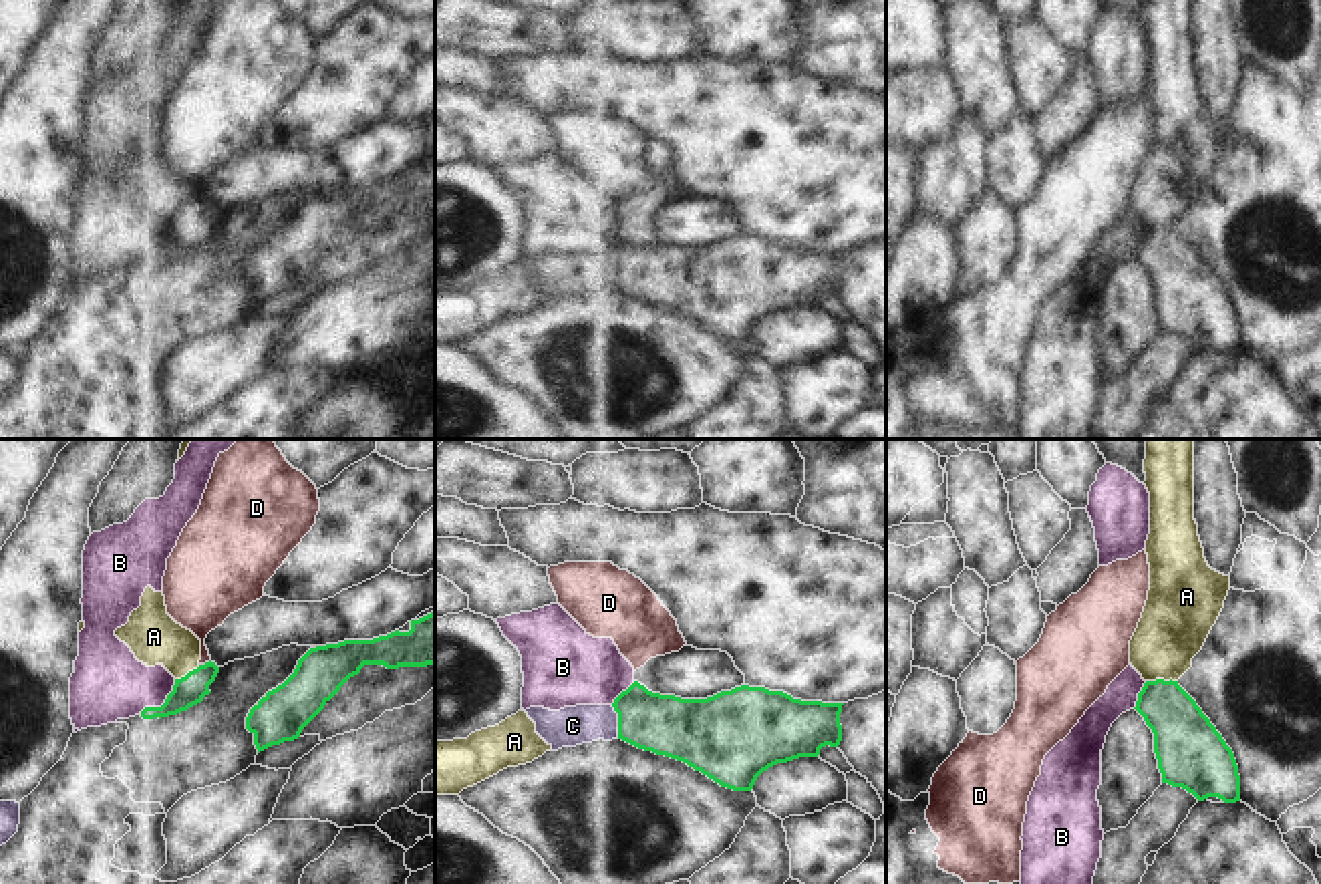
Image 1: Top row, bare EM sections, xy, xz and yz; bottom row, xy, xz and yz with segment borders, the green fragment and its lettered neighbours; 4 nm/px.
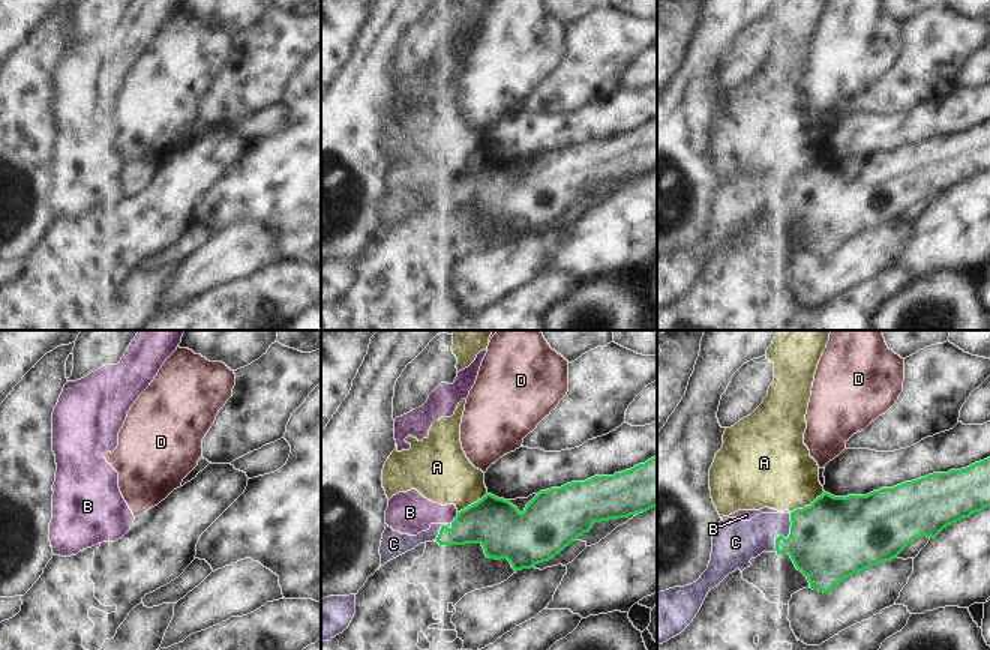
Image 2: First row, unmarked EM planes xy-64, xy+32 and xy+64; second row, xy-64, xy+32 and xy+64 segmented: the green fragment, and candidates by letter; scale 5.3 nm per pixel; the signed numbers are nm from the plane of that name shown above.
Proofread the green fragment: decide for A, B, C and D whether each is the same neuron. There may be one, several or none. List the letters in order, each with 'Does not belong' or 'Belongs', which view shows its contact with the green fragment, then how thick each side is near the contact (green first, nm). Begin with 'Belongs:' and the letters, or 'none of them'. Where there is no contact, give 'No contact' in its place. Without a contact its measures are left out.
Belongs: C
A: Does not belong. Touches green in yz. Thickness 240 nm (green) against 280 nm
B: Does not belong. Touches green in xy. Thickness 120 nm (green) against 300 nm
C: Belongs. Touches green in xz. Thickness 240 nm (green) against 160 nm
D: Does not belong. Touches green in xy. Thickness 120 nm (green) against 240 nm

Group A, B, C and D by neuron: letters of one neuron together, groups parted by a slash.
A / B / C / D

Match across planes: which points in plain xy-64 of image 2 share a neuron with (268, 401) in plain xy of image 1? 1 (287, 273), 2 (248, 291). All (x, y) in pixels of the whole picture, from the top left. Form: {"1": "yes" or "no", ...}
{"1": "yes", "2": "yes"}

